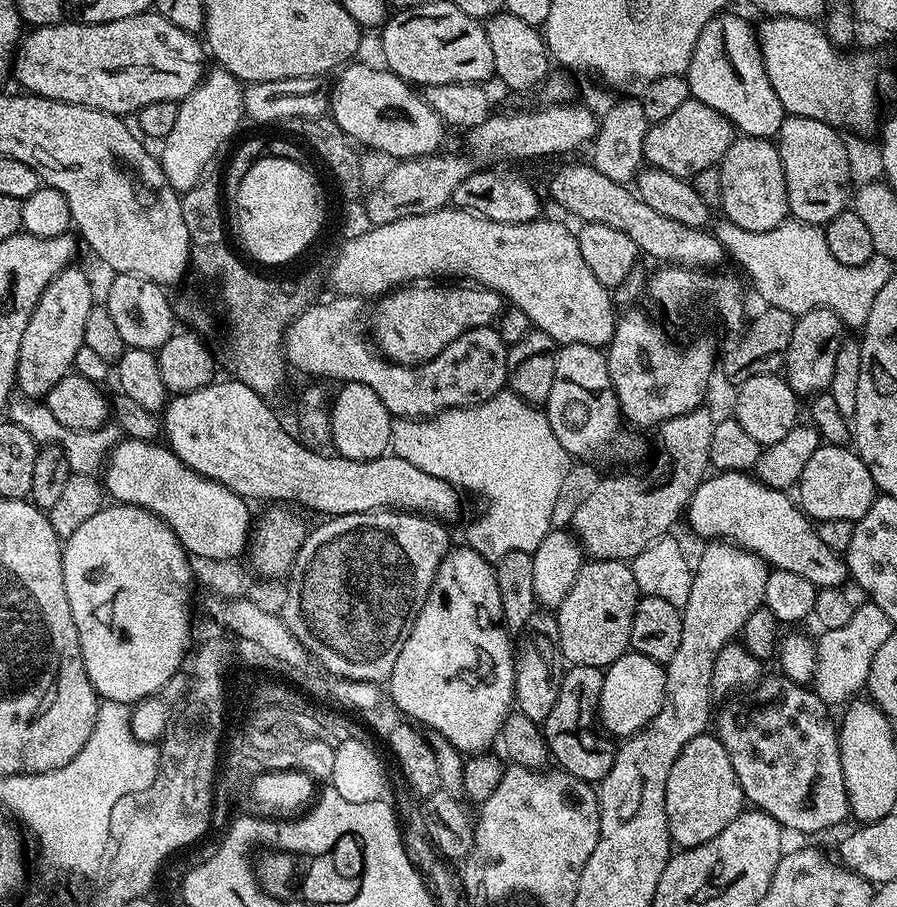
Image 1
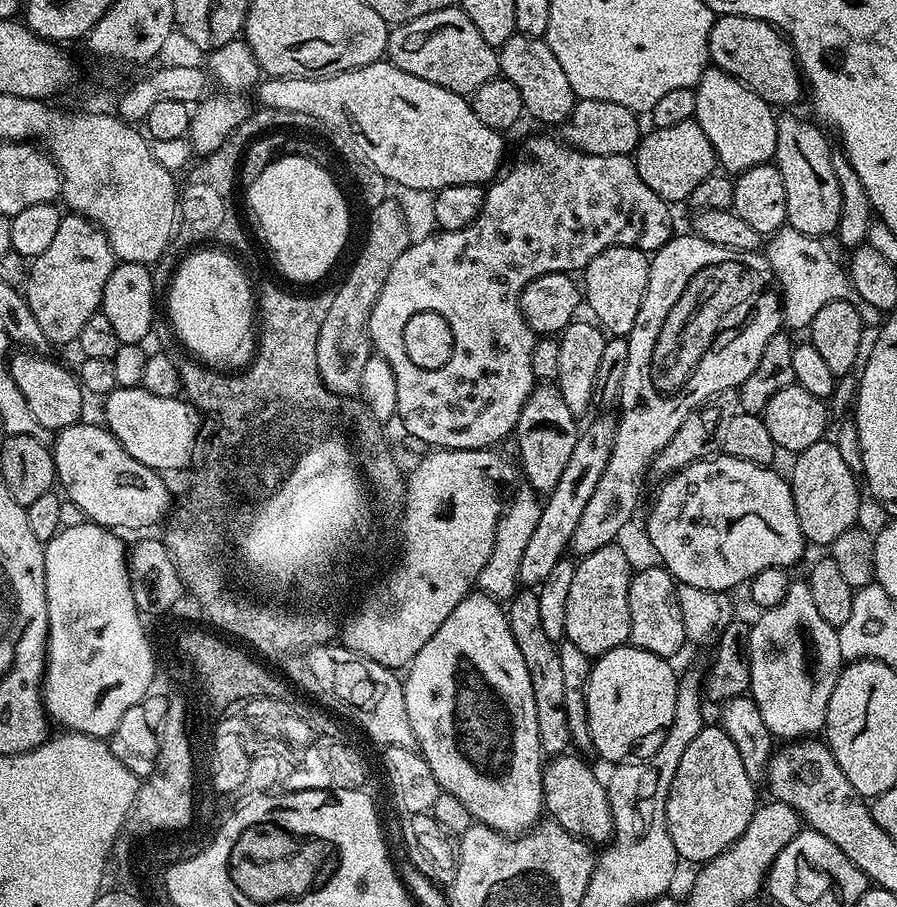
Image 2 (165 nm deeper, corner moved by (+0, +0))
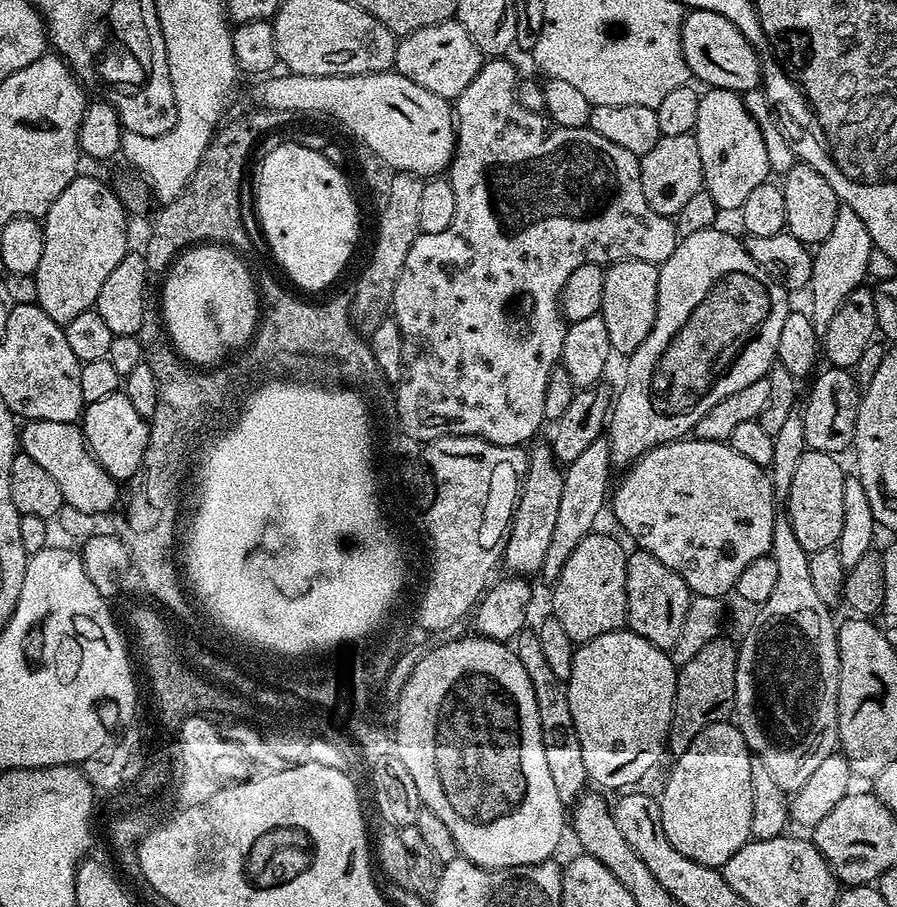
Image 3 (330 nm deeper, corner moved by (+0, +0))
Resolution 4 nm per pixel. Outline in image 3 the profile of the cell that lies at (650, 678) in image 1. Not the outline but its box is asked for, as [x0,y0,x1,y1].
[566,630,677,789]

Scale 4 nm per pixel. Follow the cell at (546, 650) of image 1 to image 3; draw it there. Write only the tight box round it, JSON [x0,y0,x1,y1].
[539,438,613,578]

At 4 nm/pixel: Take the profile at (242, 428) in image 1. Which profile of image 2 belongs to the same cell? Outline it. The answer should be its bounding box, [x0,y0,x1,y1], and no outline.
[103,387,202,474]

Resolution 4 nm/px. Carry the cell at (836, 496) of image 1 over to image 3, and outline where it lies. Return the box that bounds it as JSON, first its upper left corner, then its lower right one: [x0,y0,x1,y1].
[786,450,846,553]

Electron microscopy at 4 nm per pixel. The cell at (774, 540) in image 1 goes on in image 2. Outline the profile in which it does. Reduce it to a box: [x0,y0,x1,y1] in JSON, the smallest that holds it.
[648,454,806,592]

